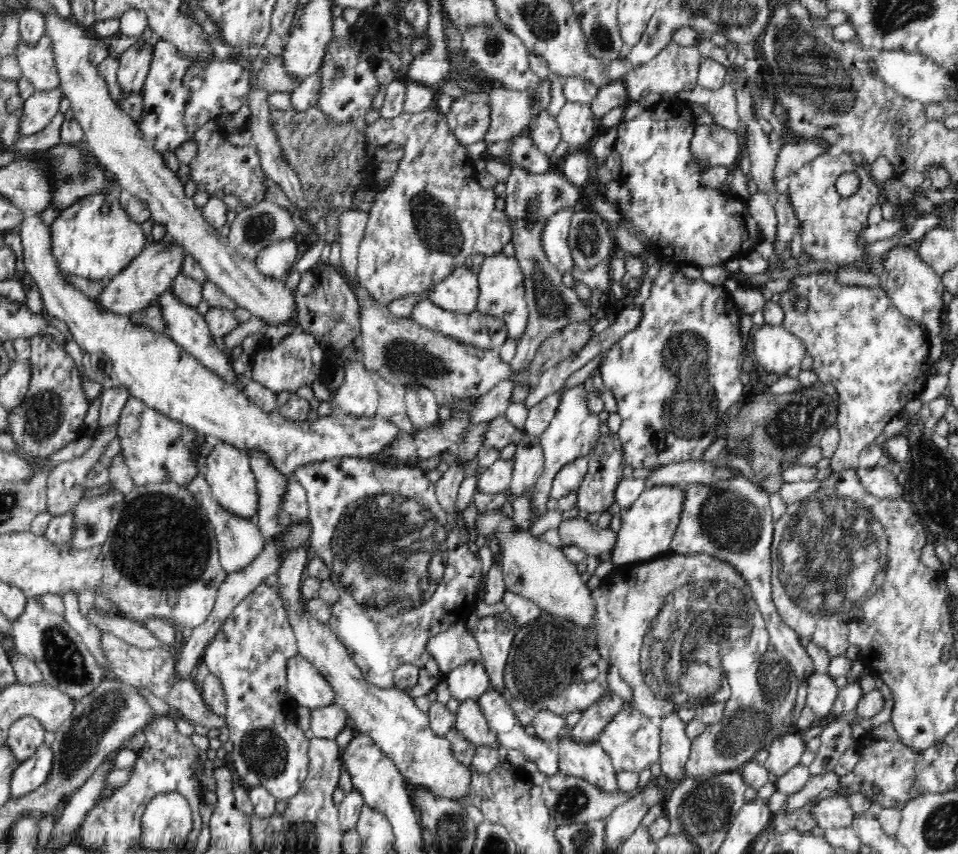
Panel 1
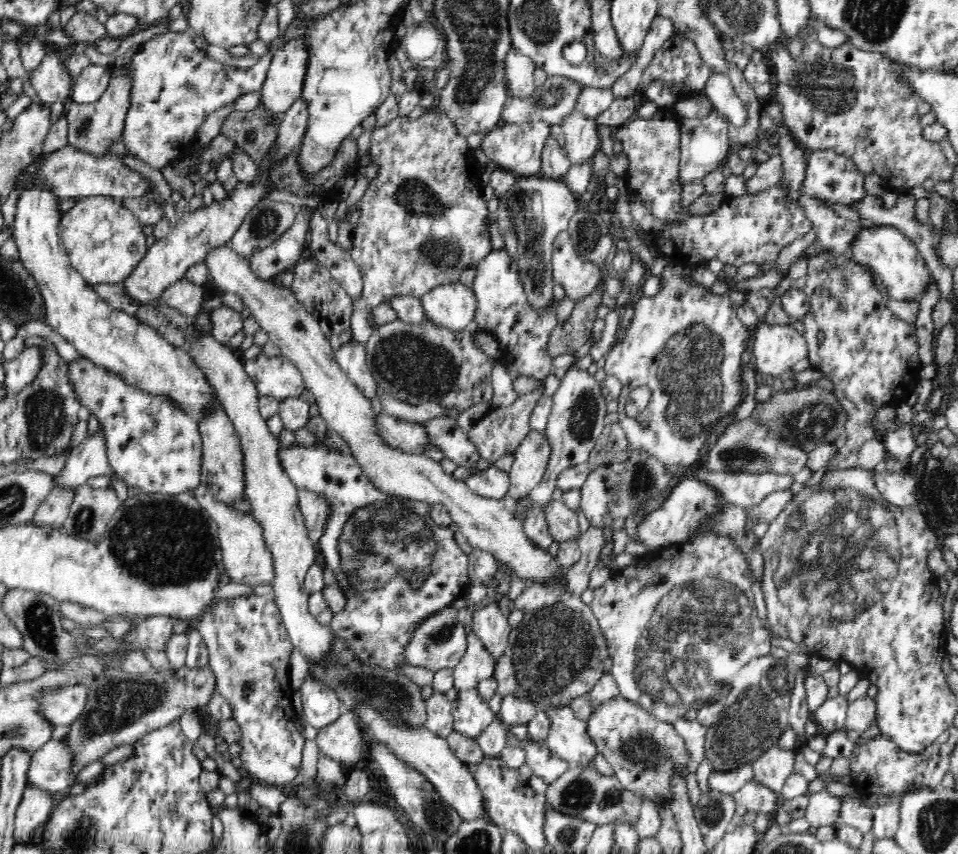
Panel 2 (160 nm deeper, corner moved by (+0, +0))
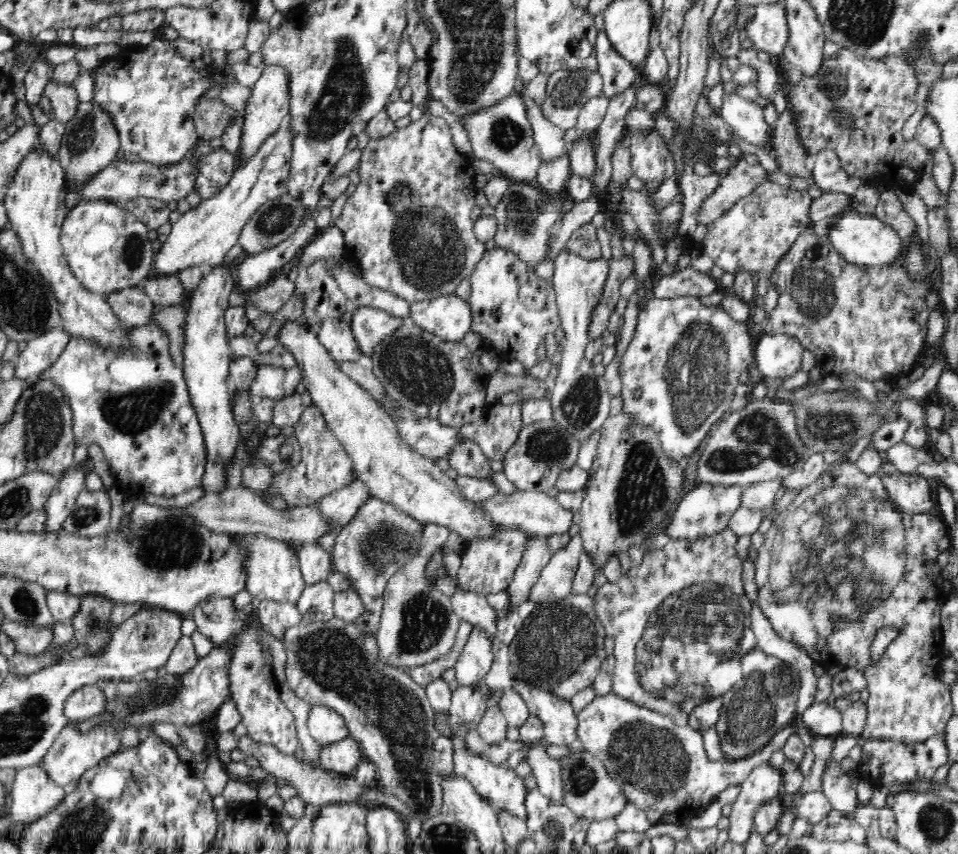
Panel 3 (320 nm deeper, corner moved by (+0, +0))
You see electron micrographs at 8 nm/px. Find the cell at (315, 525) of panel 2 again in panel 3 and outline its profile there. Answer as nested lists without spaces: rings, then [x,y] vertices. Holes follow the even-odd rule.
[[[357,479],[352,484],[331,492],[328,496],[322,496],[314,504],[333,526],[332,532],[319,539],[316,545],[322,546],[328,554],[332,554],[338,532],[346,524],[349,524],[358,512],[358,508],[370,498],[369,491],[368,487],[360,479]]]

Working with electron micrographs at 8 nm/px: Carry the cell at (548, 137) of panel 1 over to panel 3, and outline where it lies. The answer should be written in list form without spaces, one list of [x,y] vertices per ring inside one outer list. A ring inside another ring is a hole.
[[[558,156],[554,160],[542,161],[534,184],[548,193],[565,193],[565,186],[572,177],[569,158]]]

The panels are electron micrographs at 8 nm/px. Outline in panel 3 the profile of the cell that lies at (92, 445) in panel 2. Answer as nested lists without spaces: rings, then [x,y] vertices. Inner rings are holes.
[[[82,462],[73,464],[66,470],[66,474],[58,479],[56,488],[43,504],[43,511],[46,515],[46,529],[53,529],[54,533],[63,530],[63,521],[74,508],[77,496],[85,488],[86,473],[84,467],[80,467]]]

